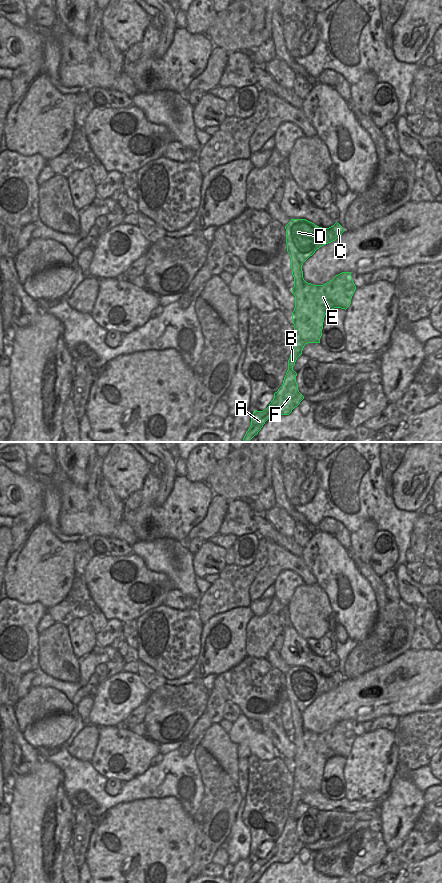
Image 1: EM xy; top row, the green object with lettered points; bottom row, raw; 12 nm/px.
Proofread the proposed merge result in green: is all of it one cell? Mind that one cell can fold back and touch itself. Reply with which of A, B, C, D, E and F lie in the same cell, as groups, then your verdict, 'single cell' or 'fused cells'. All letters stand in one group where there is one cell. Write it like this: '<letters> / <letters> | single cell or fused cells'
A B C D E F | single cell

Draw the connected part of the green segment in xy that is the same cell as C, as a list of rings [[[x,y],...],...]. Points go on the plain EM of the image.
[[[291,667],[285,677],[294,725],[291,738],[295,744],[292,798],[282,834],[274,841],[273,848],[265,858],[253,860],[251,873],[245,883],[257,883],[271,864],[289,863],[304,847],[298,838],[297,821],[293,814],[306,792],[320,791],[326,761],[334,756],[346,758],[356,738],[351,720],[342,720],[323,733],[313,733],[303,726],[303,711],[317,697],[335,689],[345,679],[339,671],[322,676],[306,667]]]

